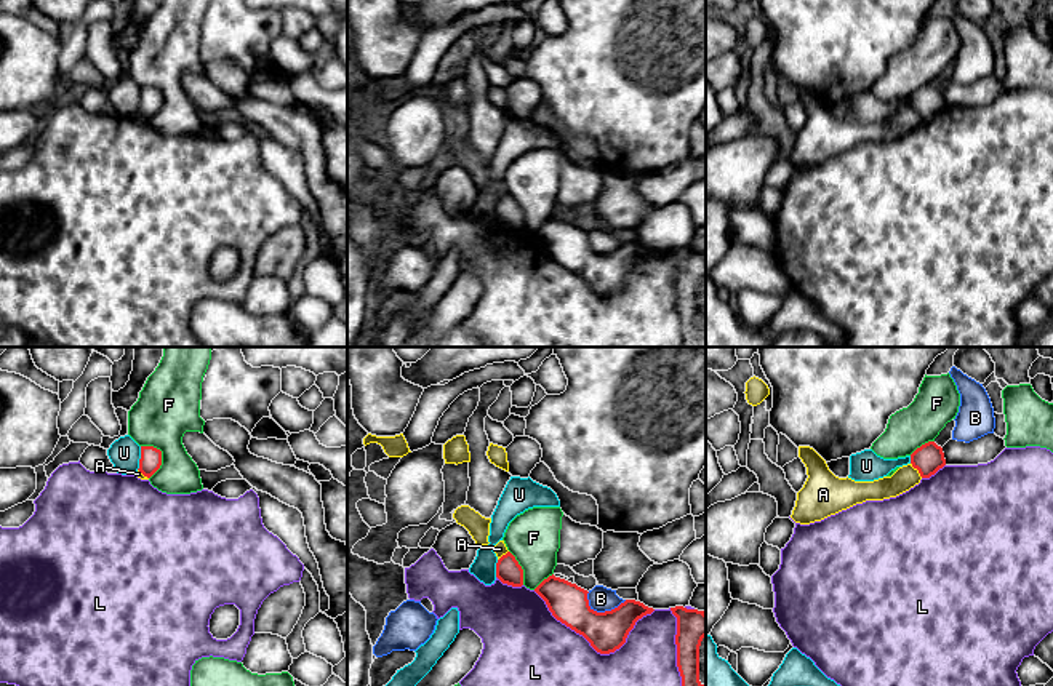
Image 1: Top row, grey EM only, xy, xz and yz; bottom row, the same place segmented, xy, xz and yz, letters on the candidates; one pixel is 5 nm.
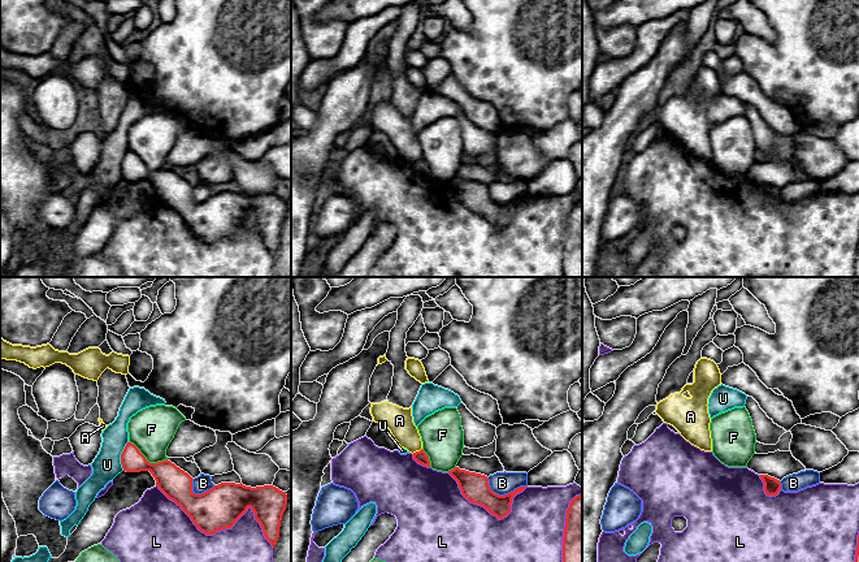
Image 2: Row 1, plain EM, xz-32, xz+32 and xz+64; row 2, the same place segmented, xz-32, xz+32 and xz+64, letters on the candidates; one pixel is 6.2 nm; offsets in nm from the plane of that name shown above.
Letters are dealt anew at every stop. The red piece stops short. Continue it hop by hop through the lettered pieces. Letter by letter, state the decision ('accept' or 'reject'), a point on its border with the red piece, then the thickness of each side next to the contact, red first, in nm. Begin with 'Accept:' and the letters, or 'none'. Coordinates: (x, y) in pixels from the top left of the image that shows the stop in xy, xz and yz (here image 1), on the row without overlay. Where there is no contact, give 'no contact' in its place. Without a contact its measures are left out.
Accept: none
A: reject; contact yz (917, 111); calibres 150 and 120 nm
B: reject; contact xz (602, 255); calibres 200 and 130 nm
F: reject; contact xy (160, 98); calibres 110 and 300 nm
L: reject; contact xz (596, 291); calibres 200 and 500 nm
U: reject; contact xy (141, 99); calibres 110 and 160 nm

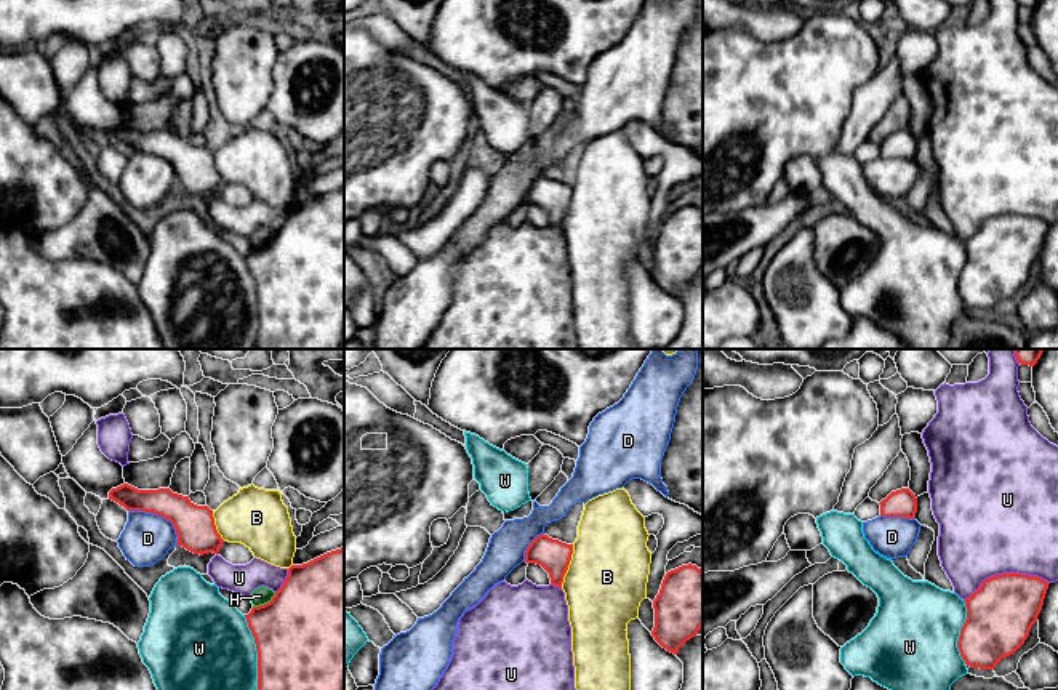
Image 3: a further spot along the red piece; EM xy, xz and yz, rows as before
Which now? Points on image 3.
Accept: none
B: reject; contact xz (567, 208); calibres 160 and 400 nm
D: reject; contact xy (160, 157); calibres 200 and 240 nm
H: reject; contact xy (264, 245); calibres 480 and 90 nm
U: reject; contact yz (1005, 215); calibres 340 and 500 nm
W: reject; contact xy (258, 303); calibres 500 and 500 nm

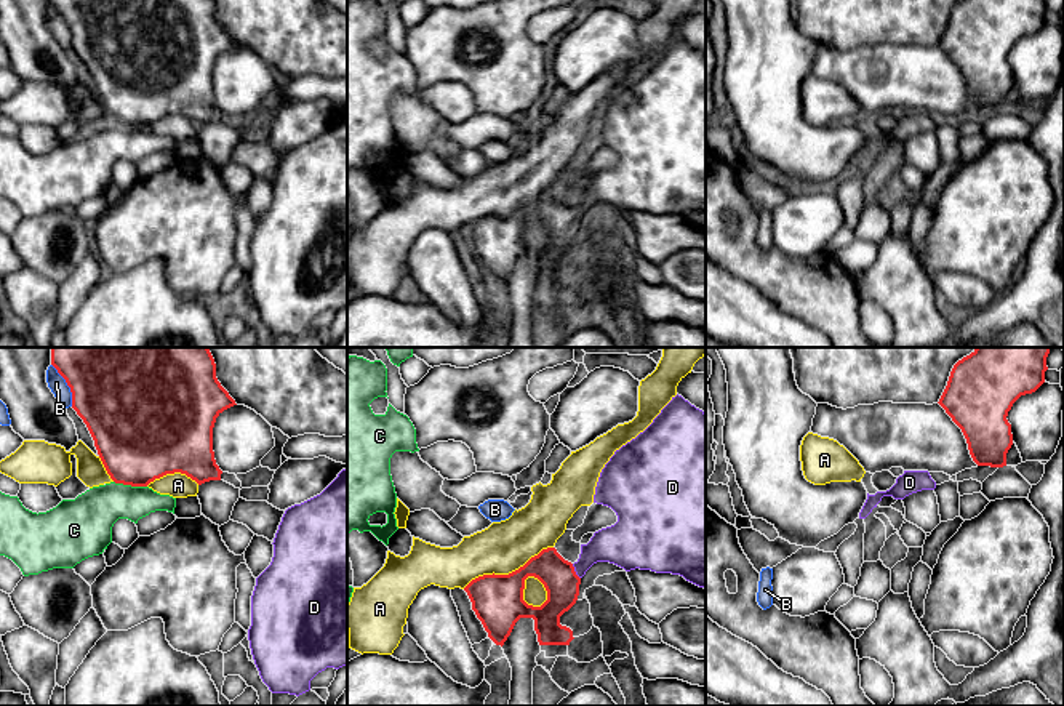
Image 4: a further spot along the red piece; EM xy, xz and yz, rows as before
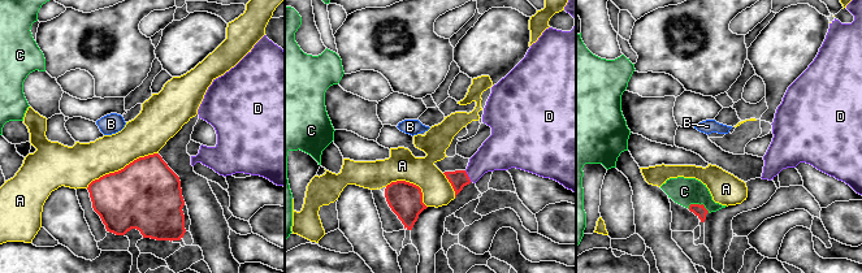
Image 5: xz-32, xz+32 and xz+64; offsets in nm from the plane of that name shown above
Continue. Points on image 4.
Accept: D
A: reject; contact xz (509, 215); calibres 260 and 260 nm
B: reject; contact xy (68, 26); calibres 400 and 90 nm
C: reject; contact xy (130, 125); calibres 460 and 240 nm
D: accept; contact xz (575, 213); calibres 170 and 190 nm

